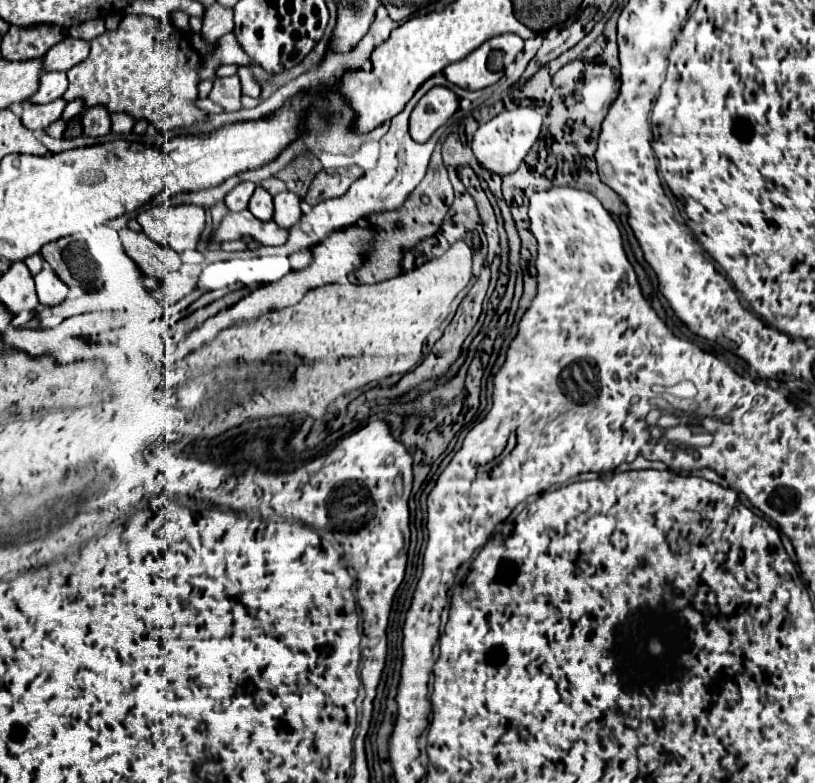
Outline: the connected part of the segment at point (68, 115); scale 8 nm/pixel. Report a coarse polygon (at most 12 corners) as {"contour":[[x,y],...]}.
{"contour":[[81,99],[69,102],[61,116],[68,122],[81,113],[84,102]]}

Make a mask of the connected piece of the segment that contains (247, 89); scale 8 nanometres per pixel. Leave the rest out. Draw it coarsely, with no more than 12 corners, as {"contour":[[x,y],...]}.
{"contour":[[244,66],[238,76],[242,80],[242,92],[258,98],[260,86]]}

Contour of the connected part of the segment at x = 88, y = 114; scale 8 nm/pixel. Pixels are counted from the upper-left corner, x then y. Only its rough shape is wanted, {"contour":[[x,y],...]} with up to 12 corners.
{"contour":[[98,104],[84,112],[86,136],[110,132],[110,112]]}

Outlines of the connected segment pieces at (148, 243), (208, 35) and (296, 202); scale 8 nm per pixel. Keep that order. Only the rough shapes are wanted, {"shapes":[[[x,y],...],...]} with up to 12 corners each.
{"shapes":[[[120,230],[126,254],[146,276],[176,270],[174,250],[144,232]],[[206,8],[202,38],[216,42],[232,32],[232,8]],[[292,192],[274,196],[274,222],[290,230],[302,216]]]}

